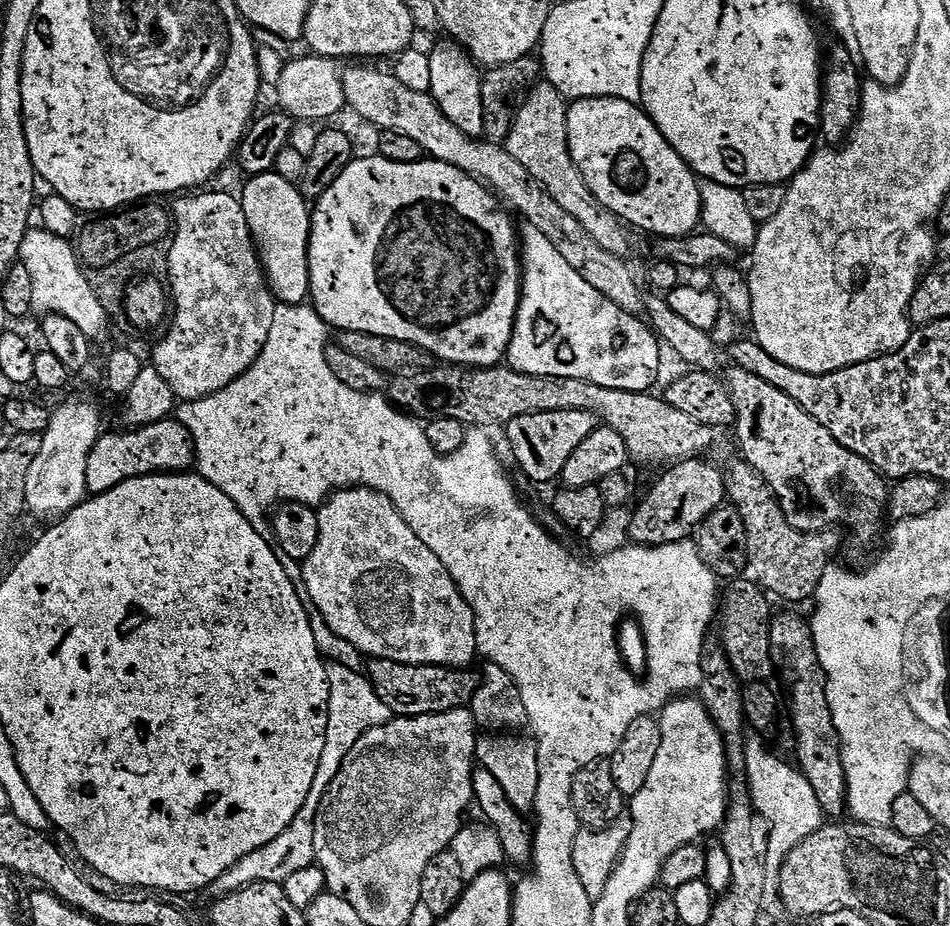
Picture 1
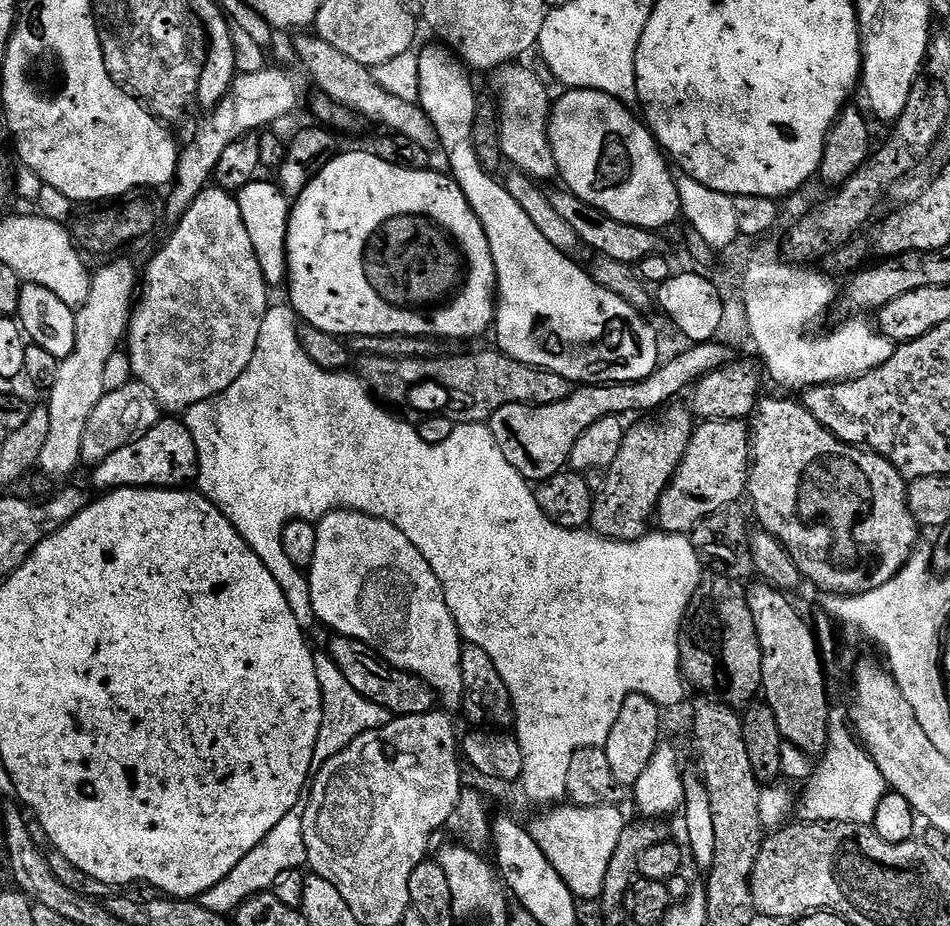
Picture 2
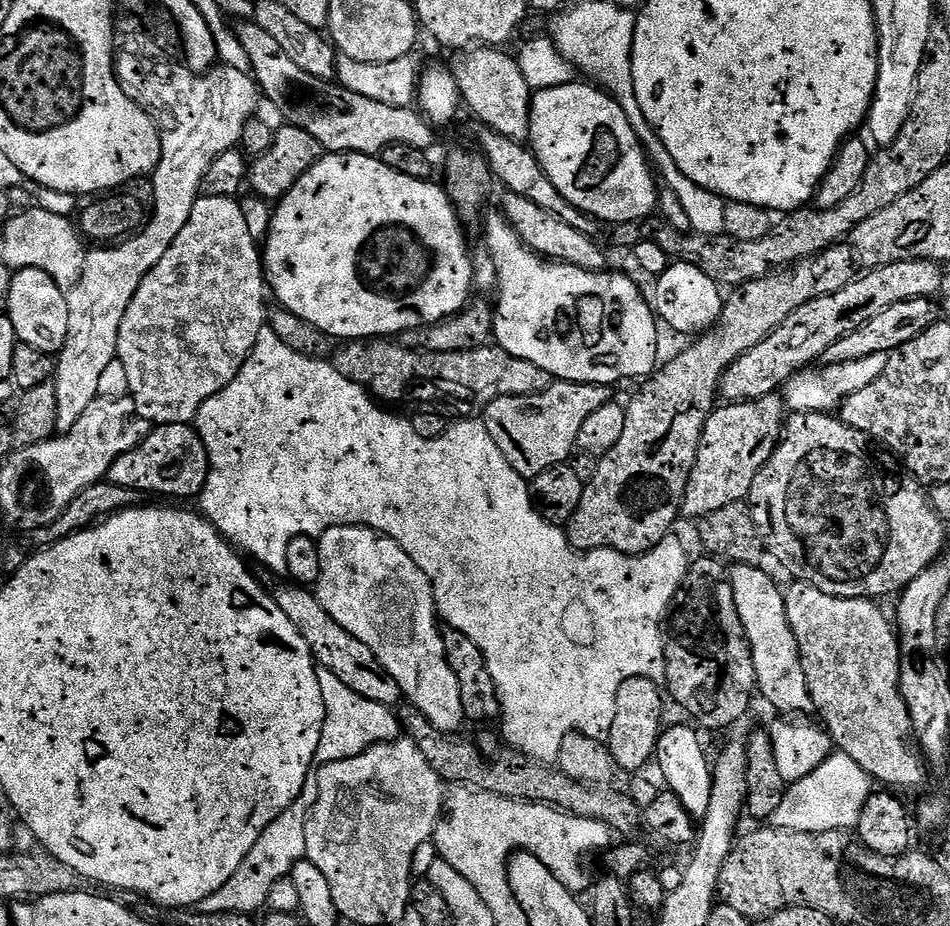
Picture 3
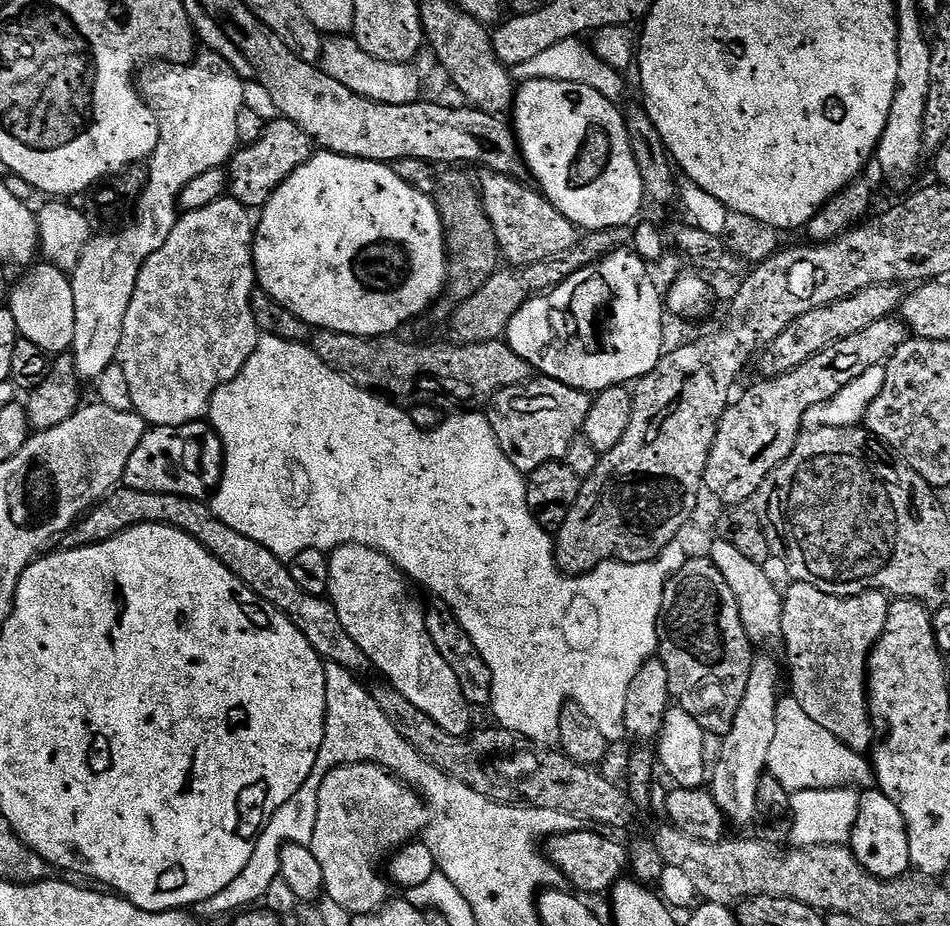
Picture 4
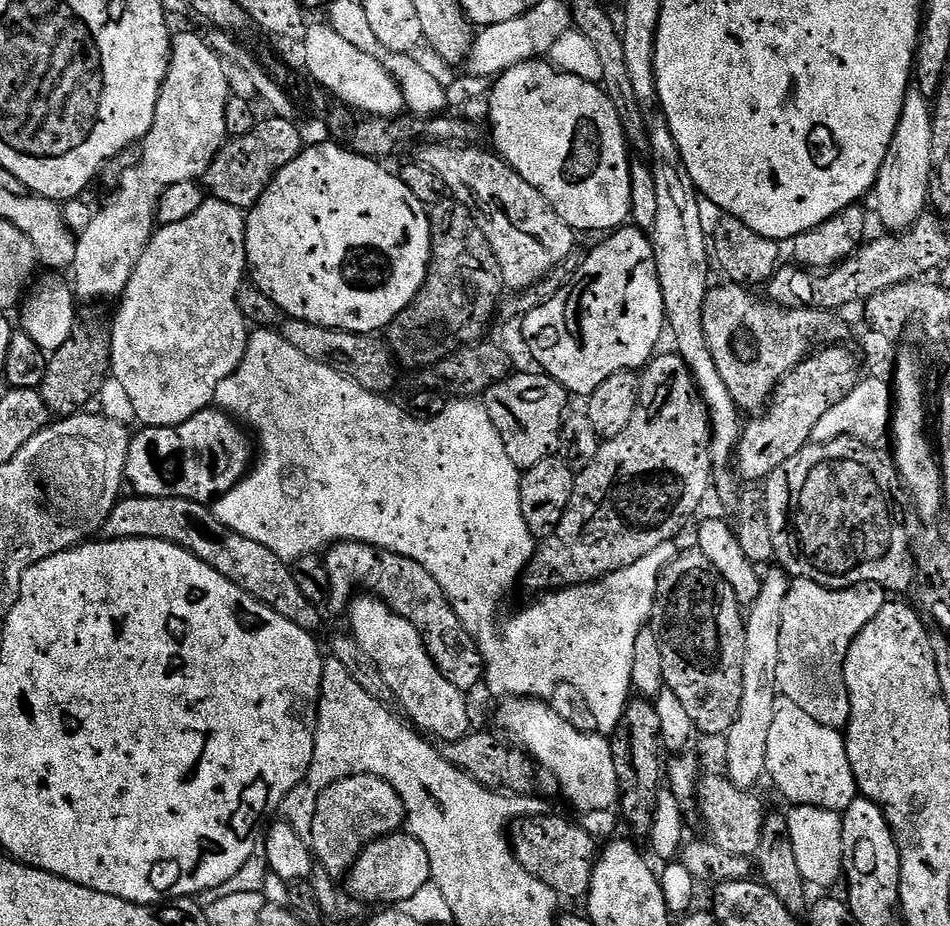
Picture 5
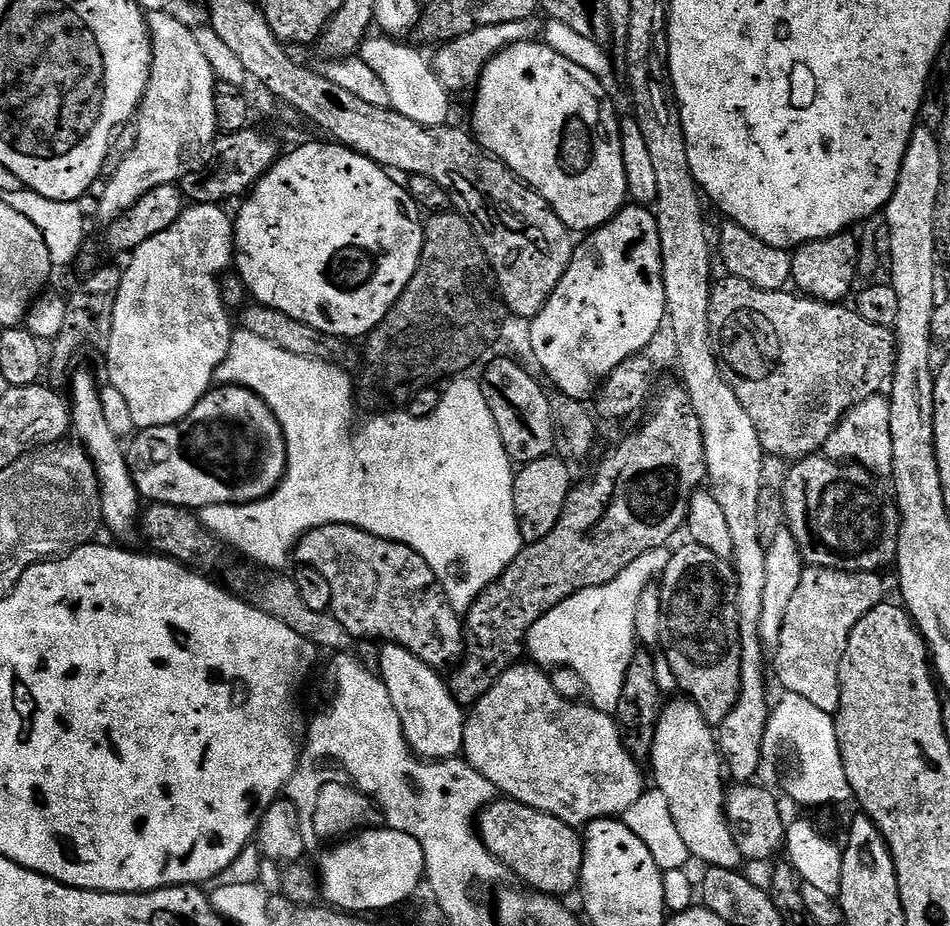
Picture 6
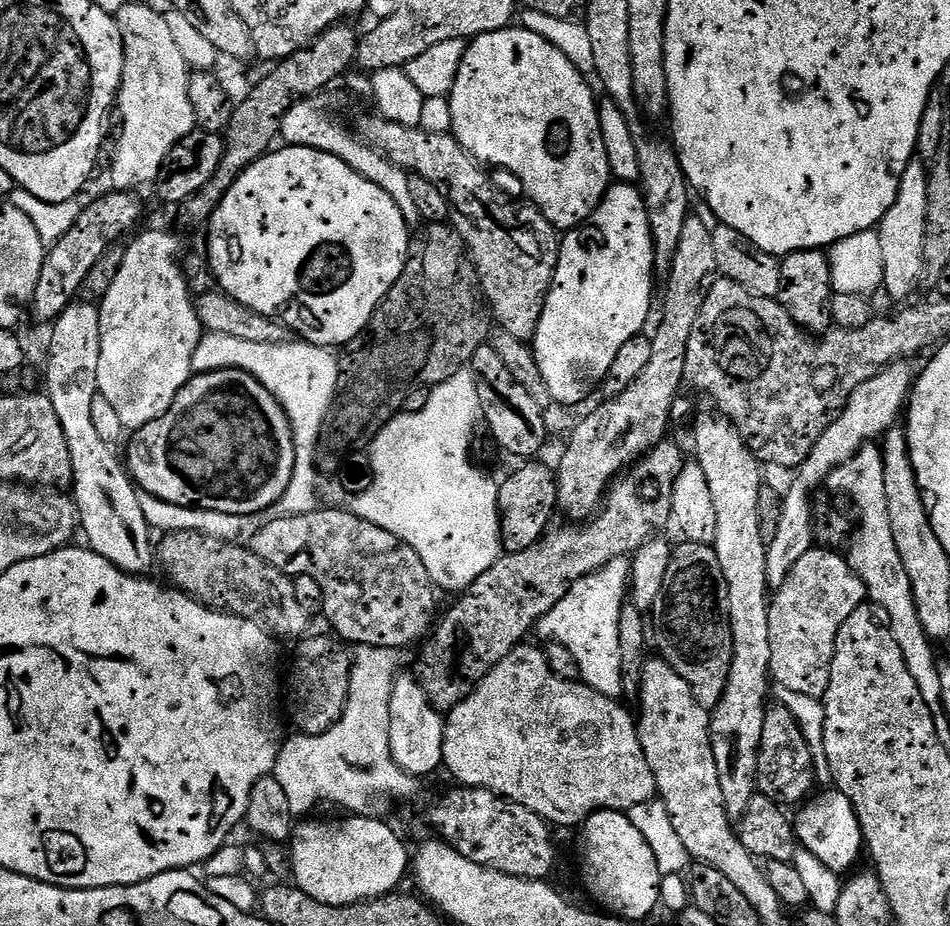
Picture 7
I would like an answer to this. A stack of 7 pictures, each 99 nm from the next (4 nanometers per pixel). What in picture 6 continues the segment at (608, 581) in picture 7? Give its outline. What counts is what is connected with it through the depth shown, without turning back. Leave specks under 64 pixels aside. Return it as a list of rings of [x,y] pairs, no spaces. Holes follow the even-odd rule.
[[[667,547],[655,548],[642,558],[634,558],[618,578],[590,590],[582,590],[566,602],[558,602],[528,631],[526,652],[531,663],[545,669],[569,668],[580,675],[588,687],[590,703],[600,712],[614,714],[618,710],[618,698],[622,698],[622,682],[626,682],[626,670],[638,651],[634,614],[642,592],[663,573],[670,562],[672,552]]]

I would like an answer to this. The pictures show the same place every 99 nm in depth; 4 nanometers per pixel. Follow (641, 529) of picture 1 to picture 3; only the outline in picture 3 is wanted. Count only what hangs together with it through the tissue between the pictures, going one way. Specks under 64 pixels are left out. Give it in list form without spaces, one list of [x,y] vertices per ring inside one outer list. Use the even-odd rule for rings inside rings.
[[[779,395],[713,408],[704,423],[698,458],[686,486],[683,515],[703,518],[714,514],[714,510],[722,510],[722,506],[741,503],[754,486],[754,478],[758,478],[762,466],[774,454],[785,423],[786,405]]]

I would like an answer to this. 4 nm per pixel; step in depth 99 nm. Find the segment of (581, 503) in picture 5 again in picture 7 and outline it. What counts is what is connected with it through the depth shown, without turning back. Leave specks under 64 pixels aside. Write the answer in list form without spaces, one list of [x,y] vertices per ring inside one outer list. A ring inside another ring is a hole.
[[[668,443],[657,444],[646,458],[633,464],[609,487],[606,507],[595,519],[591,522],[568,522],[565,528],[560,528],[557,532],[549,531],[539,544],[521,552],[501,555],[500,560],[490,570],[486,570],[482,578],[475,580],[466,590],[466,594],[457,599],[461,600],[445,616],[443,613],[430,639],[423,645],[424,653],[414,669],[424,693],[441,713],[447,714],[457,708],[502,662],[502,658],[506,658],[525,643],[529,639],[528,631],[535,624],[537,627],[545,616],[555,613],[561,607],[559,604],[567,598],[568,591],[570,596],[573,591],[572,584],[579,585],[587,581],[589,576],[595,576],[601,568],[608,567],[616,560],[631,557],[642,545],[657,539],[663,533],[660,531],[672,520],[674,488],[686,463],[686,457],[680,453],[679,446]]]

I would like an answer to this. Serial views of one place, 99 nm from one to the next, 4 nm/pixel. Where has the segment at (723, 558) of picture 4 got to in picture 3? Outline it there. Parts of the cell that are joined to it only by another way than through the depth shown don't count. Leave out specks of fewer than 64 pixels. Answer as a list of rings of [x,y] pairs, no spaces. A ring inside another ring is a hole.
[[[733,564],[728,572],[728,581],[734,590],[734,606],[738,606],[738,618],[742,618],[742,630],[754,658],[756,687],[759,695],[764,695],[765,702],[780,712],[811,713],[810,686],[806,686],[798,638],[794,638],[790,618],[786,618],[784,592],[764,570],[755,564]]]

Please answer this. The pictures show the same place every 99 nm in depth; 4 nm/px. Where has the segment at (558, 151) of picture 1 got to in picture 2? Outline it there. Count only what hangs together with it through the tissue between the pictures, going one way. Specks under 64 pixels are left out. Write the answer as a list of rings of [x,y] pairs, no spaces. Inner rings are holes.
[[[516,62],[508,63],[497,68],[492,76],[500,109],[502,154],[509,165],[512,163],[515,171],[525,172],[537,182],[555,181],[558,173],[548,137],[548,120],[552,117],[554,100],[548,97],[547,86],[530,69],[519,66]]]

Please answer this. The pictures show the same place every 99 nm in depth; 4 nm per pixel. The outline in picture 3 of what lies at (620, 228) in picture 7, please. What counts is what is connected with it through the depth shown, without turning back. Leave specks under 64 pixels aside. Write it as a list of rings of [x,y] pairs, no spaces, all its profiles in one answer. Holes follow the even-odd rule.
[[[502,214],[490,216],[483,221],[482,229],[484,228],[484,236],[488,239],[488,252],[492,255],[492,264],[500,271],[500,301],[495,301],[494,304],[494,340],[499,347],[504,348],[510,354],[514,354],[514,358],[526,358],[526,362],[534,362],[534,366],[542,366],[542,370],[549,372],[557,381],[616,386],[619,380],[632,380],[635,376],[647,378],[652,375],[654,369],[657,367],[655,360],[655,330],[658,317],[653,305],[647,304],[643,300],[639,286],[635,285],[621,271],[605,270],[603,272],[591,272],[590,270],[582,270],[573,264],[553,262],[543,256],[537,256],[536,253],[524,247],[520,235],[512,229],[511,224],[508,223],[508,219],[505,216]]]

